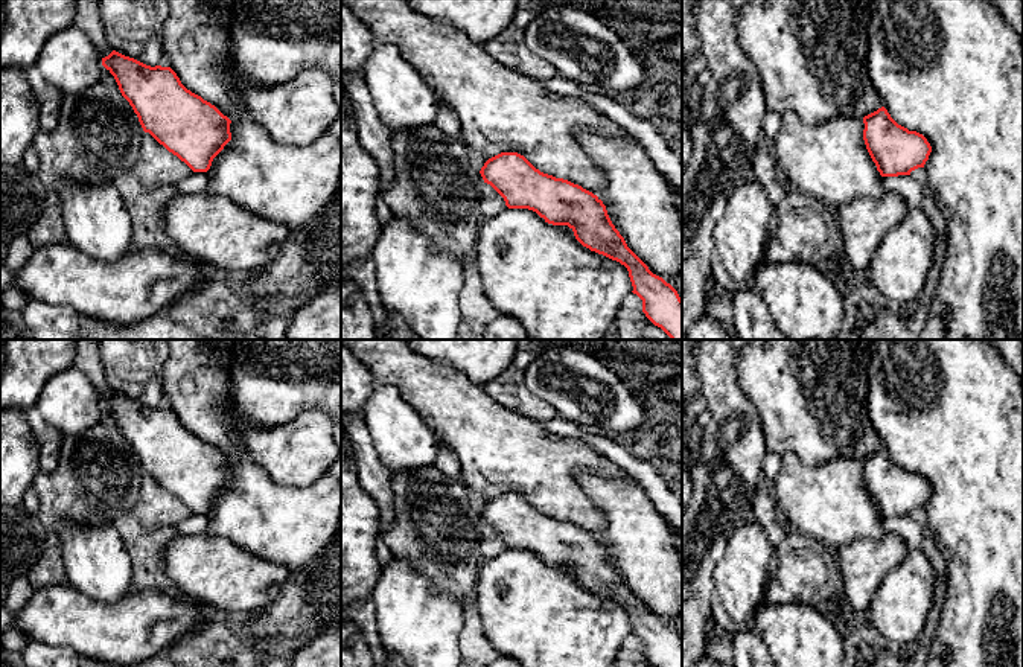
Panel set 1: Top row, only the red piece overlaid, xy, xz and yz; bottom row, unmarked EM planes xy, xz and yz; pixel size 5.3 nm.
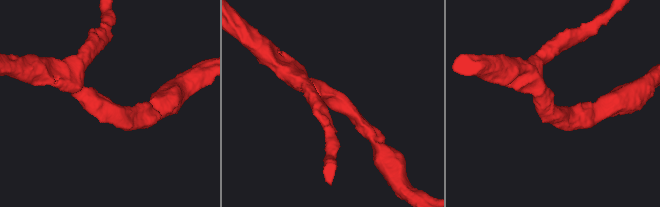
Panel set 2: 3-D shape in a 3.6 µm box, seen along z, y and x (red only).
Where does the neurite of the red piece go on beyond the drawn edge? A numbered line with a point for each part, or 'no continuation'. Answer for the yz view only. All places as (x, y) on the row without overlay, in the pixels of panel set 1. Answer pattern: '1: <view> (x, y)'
no continuation

